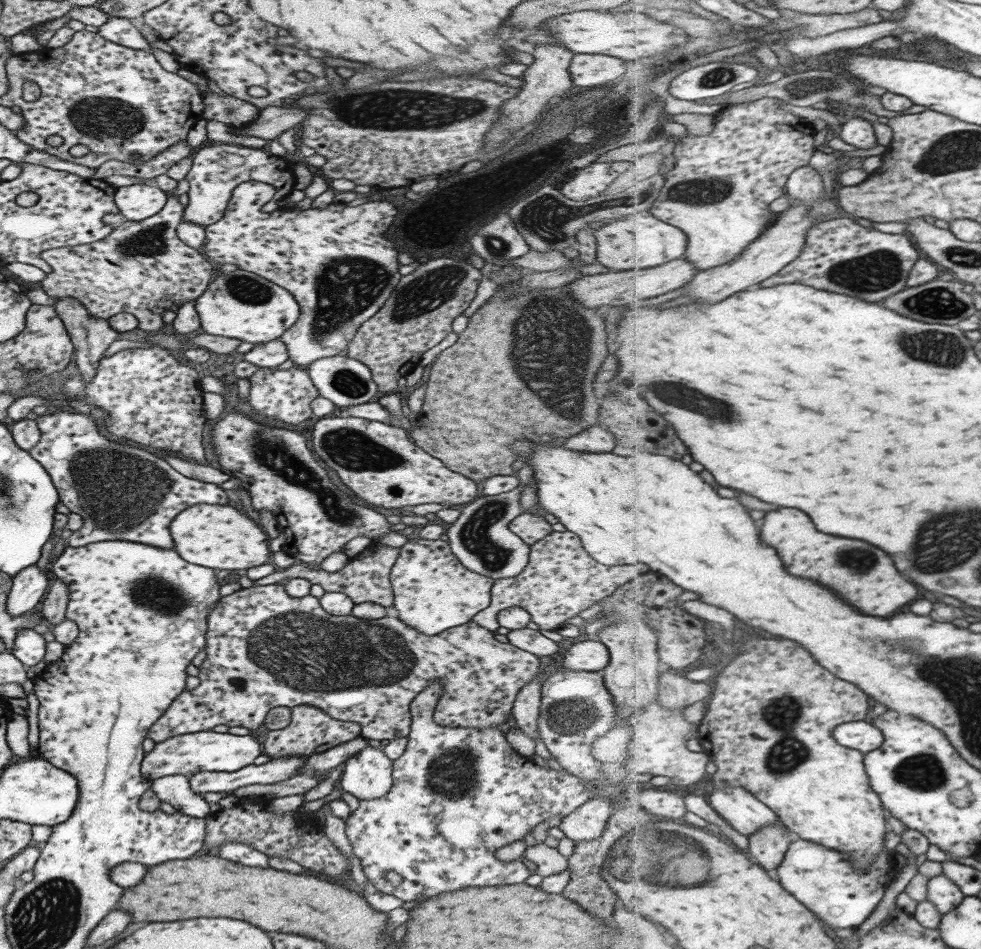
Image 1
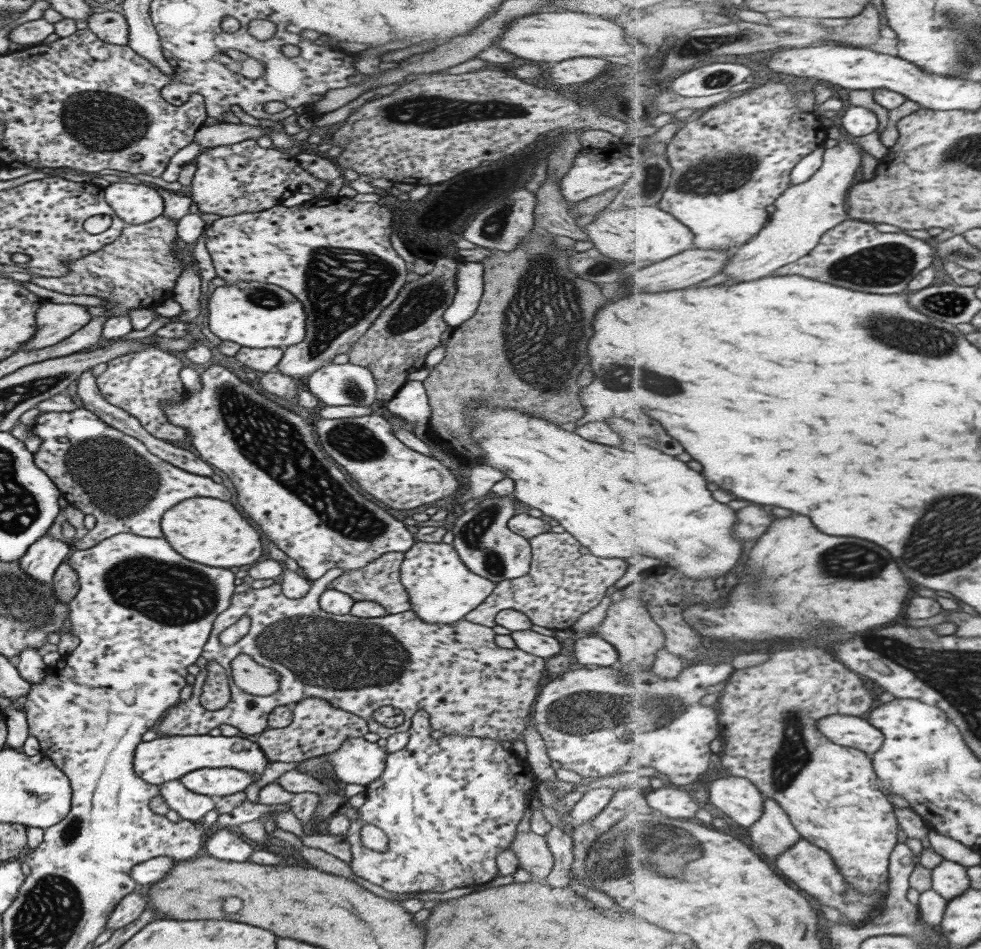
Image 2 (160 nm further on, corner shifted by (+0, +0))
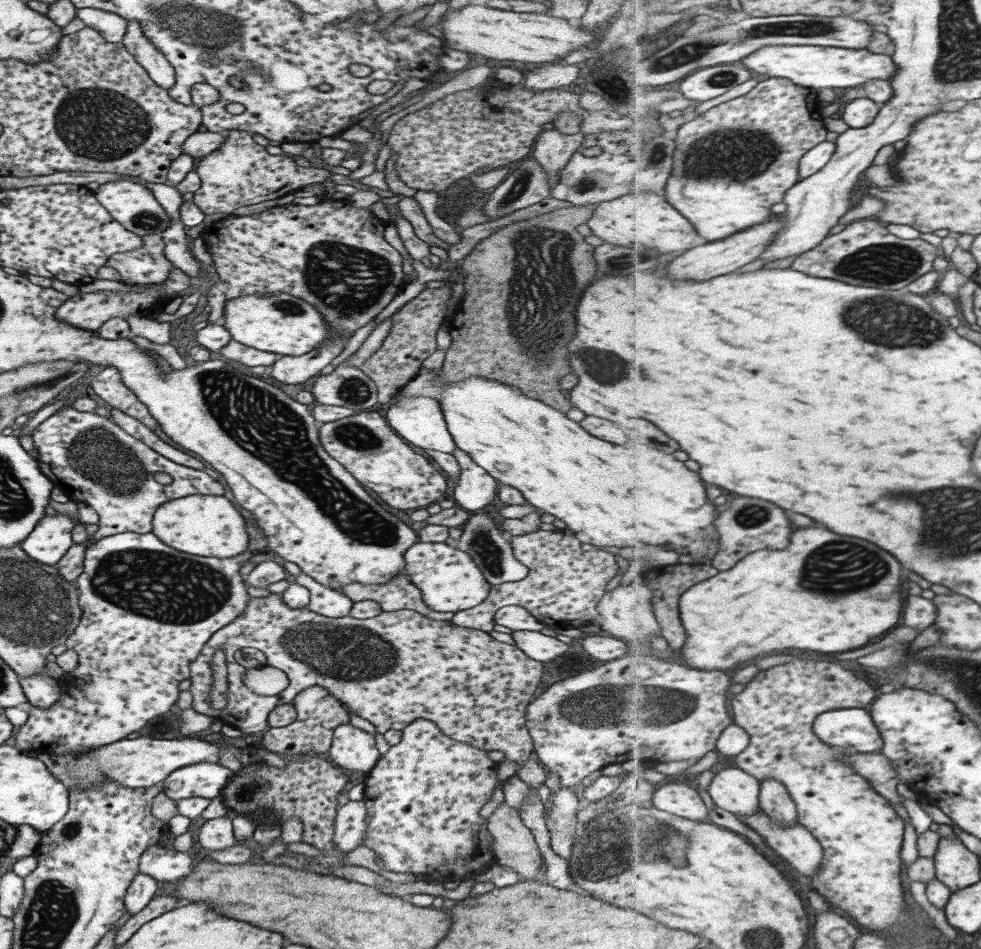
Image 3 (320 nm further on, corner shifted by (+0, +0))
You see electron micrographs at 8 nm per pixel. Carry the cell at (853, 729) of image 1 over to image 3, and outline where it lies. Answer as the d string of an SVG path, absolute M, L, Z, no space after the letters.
M862 708L830 710L820 714L814 731L823 742L857 753L881 751L882 731L873 715Z

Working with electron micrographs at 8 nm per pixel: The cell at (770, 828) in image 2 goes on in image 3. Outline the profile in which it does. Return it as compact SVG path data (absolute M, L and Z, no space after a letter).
M767 779L761 782L761 808L778 825L794 825L798 822L797 803L793 800L785 783L777 779Z

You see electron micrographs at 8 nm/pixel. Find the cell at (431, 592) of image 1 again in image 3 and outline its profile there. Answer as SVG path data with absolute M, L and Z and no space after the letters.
M415 542L405 551L403 558L404 574L420 590L421 600L431 610L454 613L470 609L488 595L490 584L471 557L444 542Z

